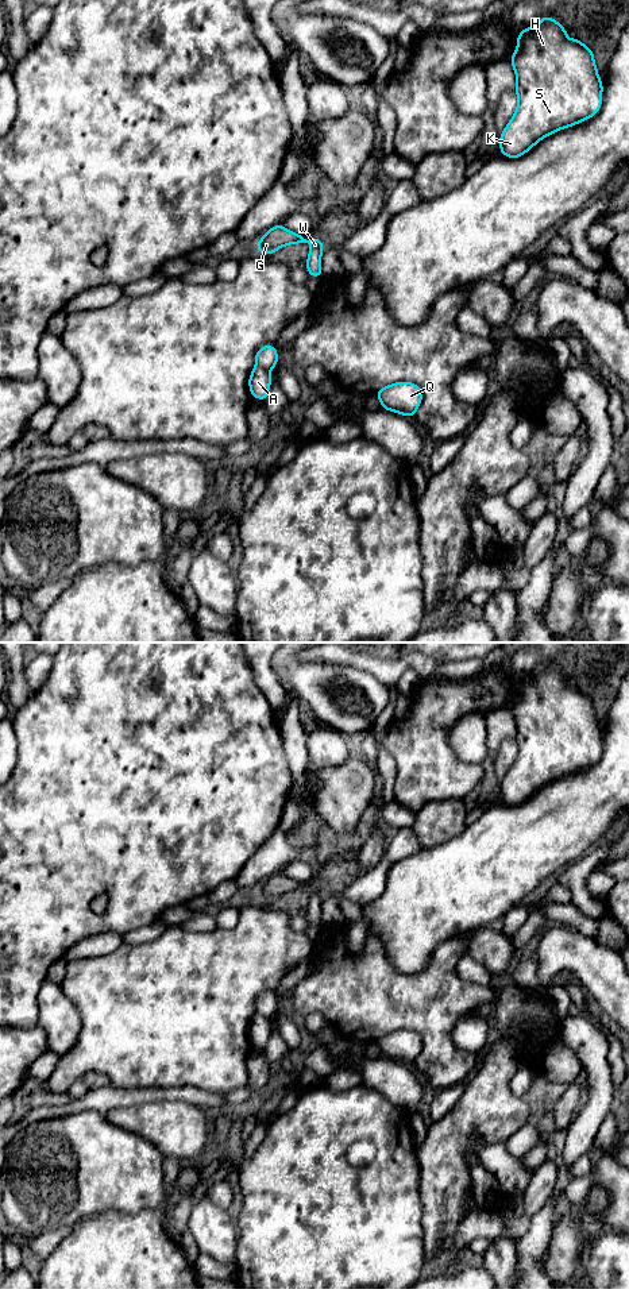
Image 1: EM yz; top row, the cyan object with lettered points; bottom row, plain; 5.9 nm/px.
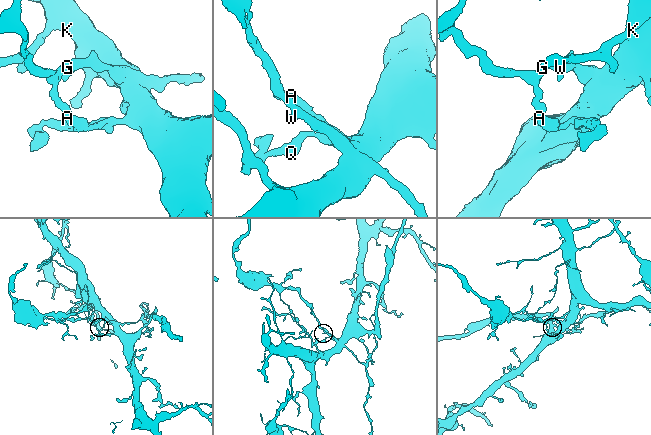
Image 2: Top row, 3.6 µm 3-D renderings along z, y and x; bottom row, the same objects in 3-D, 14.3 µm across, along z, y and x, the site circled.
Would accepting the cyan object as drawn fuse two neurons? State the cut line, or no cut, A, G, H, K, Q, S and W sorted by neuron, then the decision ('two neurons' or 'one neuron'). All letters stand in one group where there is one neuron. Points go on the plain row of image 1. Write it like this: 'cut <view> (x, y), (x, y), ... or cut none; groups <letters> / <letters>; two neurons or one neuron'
cut yz (255, 1012), (267, 1019); groups A H K Q S / G W; two neurons

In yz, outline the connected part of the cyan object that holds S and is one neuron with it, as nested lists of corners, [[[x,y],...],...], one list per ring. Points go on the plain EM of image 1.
[[[540,665],[540,672],[520,679],[517,696],[509,707],[516,721],[518,752],[499,784],[499,799],[508,806],[522,804],[541,787],[593,765],[602,753],[603,733],[593,698],[578,684],[568,687],[557,668]]]

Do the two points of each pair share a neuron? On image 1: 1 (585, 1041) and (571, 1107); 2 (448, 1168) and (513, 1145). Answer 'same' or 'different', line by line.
1: different
2: different

